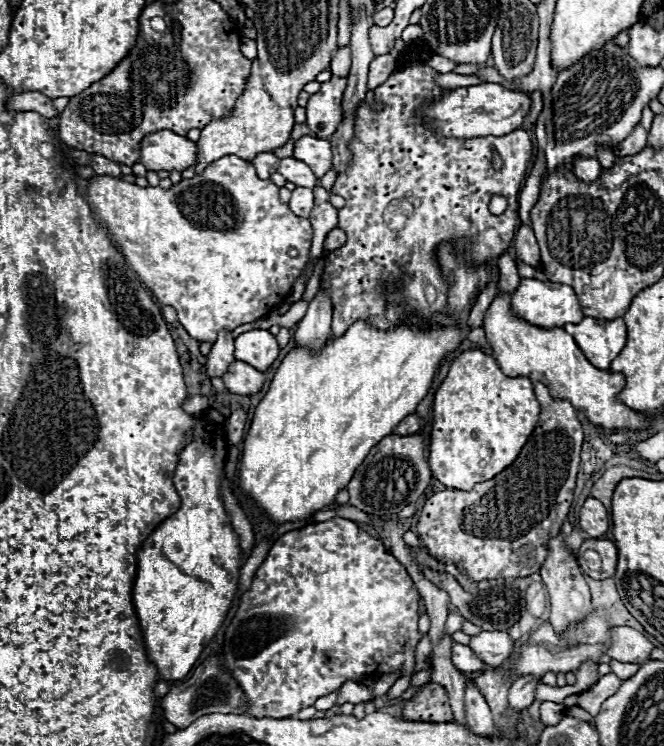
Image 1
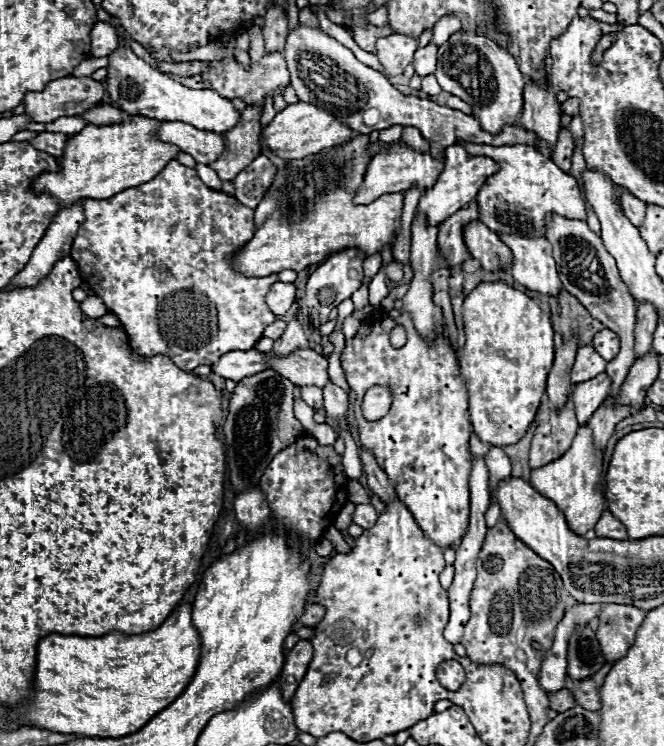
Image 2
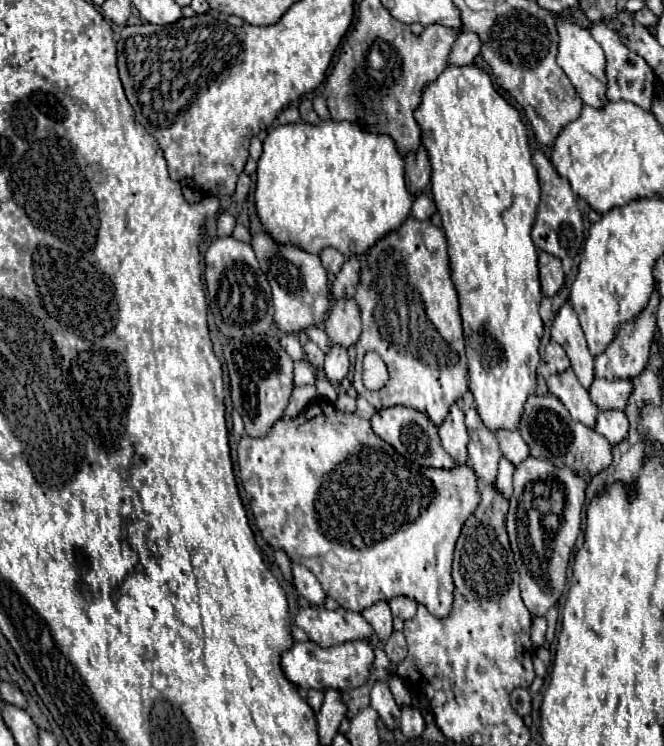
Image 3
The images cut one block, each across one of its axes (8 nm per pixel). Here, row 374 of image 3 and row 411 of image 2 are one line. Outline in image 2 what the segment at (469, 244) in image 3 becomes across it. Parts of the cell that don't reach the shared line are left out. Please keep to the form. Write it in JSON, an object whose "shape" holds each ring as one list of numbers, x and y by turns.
{"shape":[[504,280,480,282,464,300,464,332,466,344,460,354,460,372,468,388,470,422,474,432,484,444,500,448,516,444,534,420,534,412,546,392,546,376,554,362,554,330,550,316,544,314,530,296,508,286]]}

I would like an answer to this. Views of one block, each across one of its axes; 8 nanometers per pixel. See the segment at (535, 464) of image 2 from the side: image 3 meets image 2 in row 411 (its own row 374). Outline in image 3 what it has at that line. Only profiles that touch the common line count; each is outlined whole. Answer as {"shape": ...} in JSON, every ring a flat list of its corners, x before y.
{"shape":[[568,368,562,374,550,376,548,390,564,402,564,406,570,410,570,416,574,420,580,420,582,424,588,424,590,428,594,428,600,410,590,400,588,390,576,380,576,374,572,372,572,368]]}

